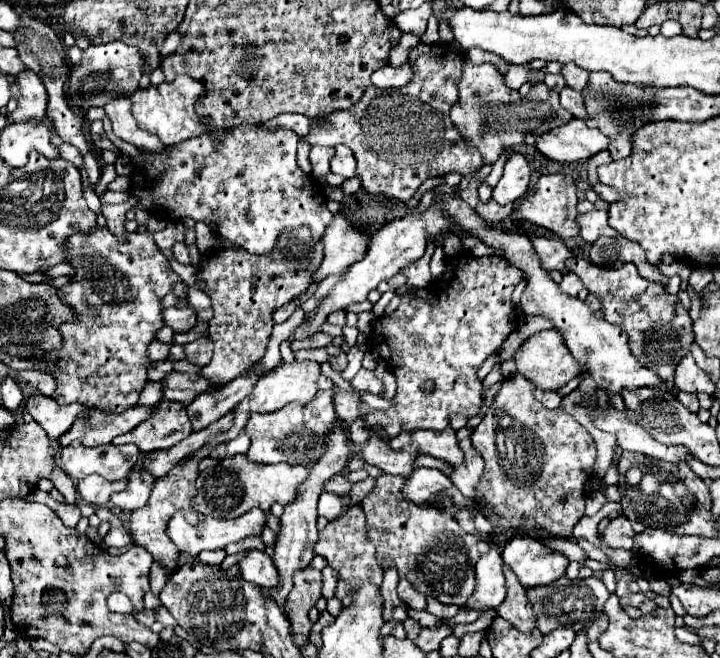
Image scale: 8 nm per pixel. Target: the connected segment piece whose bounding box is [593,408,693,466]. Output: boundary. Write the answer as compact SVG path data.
M613 408L609 410L609 416L603 416L603 412L597 410L593 420L595 420L597 428L601 428L603 432L611 432L623 450L639 452L639 454L645 454L645 456L651 456L657 460L665 460L675 466L693 458L691 452L687 452L687 448L683 448L683 446L665 446L665 444L653 440L641 426L625 420L625 414L617 412Z

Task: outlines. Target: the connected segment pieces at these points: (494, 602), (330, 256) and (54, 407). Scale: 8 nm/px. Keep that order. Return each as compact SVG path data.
M491 546L475 564L475 592L469 598L469 608L497 608L505 600L505 576L499 546Z
M335 214L335 220L329 224L329 230L325 230L321 242L325 256L321 266L309 274L313 282L321 282L327 276L341 276L353 262L359 262L369 238L353 228L341 214Z
M31 396L25 400L25 408L49 438L61 438L77 422L79 414L87 412L81 404L61 406L49 396Z

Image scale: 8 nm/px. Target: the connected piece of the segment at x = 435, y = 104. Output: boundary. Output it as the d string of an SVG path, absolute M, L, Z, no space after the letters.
M445 42L431 46L419 44L409 54L409 60L415 66L415 74L405 86L387 90L369 86L353 108L329 114L329 122L305 138L309 144L343 144L351 148L363 188L373 194L383 192L387 198L401 202L407 202L429 178L449 172L473 176L483 166L481 154L469 150L469 146L461 142L457 128L449 122L449 110L457 100L463 52Z

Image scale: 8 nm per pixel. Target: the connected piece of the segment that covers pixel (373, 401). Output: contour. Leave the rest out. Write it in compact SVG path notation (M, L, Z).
M359 392L361 395L361 400L368 404L370 407L375 409L384 409L386 410L391 406L391 400L386 400L369 392Z

